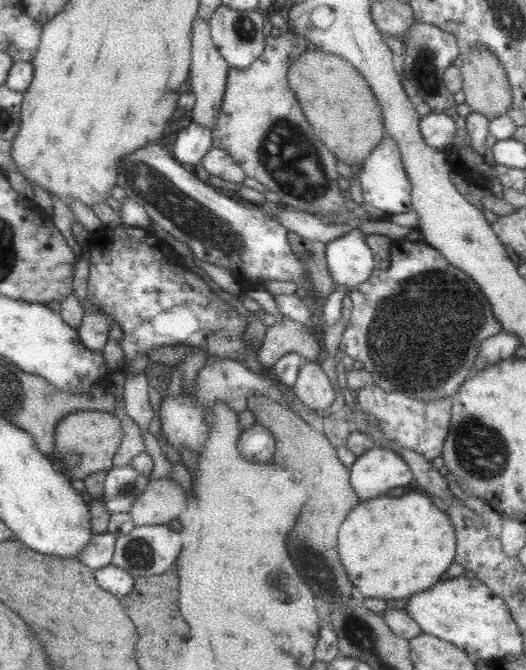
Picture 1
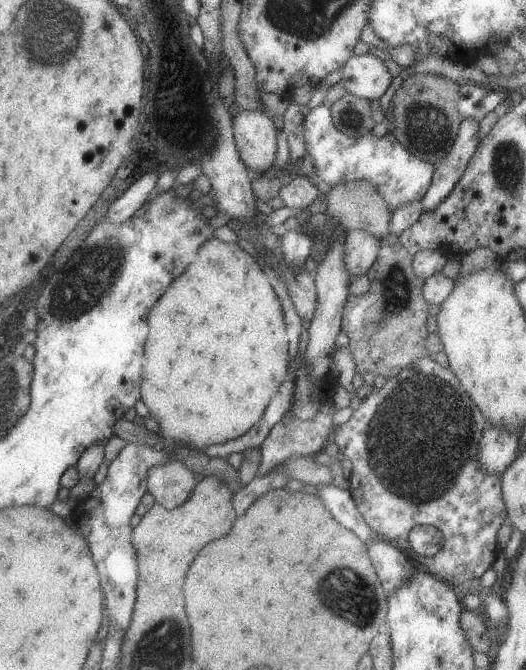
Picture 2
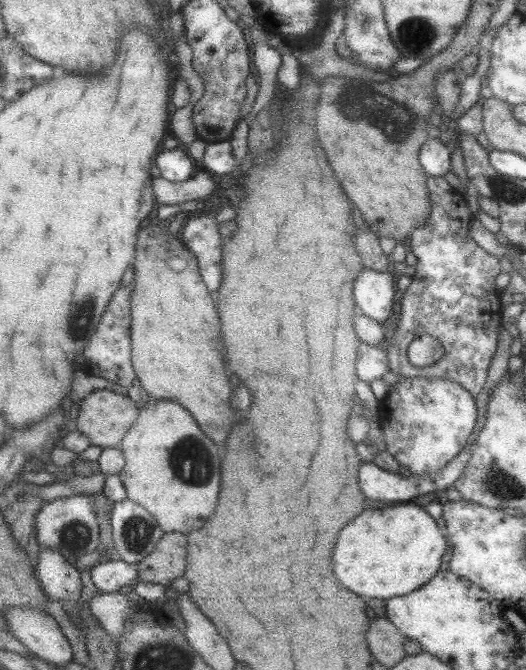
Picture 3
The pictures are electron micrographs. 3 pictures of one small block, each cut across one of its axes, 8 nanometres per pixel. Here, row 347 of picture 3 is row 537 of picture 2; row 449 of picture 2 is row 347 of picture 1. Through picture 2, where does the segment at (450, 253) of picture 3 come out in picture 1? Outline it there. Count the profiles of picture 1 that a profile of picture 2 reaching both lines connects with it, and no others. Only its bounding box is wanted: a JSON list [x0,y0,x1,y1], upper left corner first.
[339,241,502,400]

